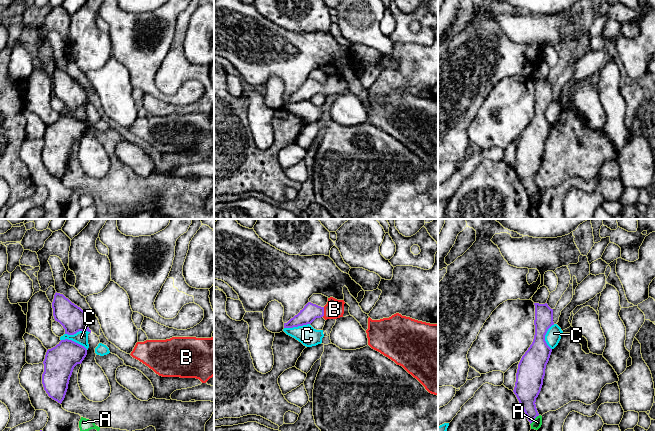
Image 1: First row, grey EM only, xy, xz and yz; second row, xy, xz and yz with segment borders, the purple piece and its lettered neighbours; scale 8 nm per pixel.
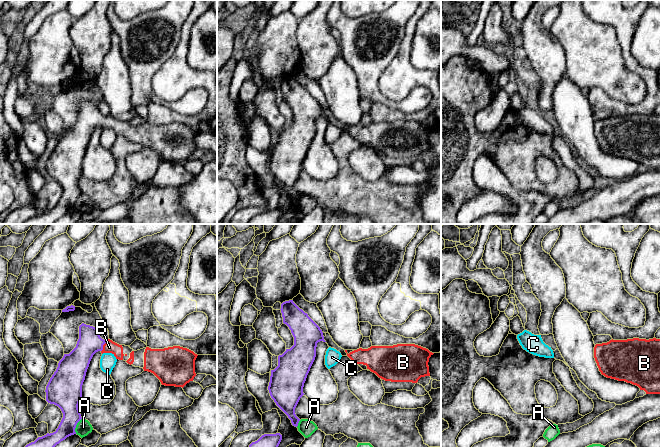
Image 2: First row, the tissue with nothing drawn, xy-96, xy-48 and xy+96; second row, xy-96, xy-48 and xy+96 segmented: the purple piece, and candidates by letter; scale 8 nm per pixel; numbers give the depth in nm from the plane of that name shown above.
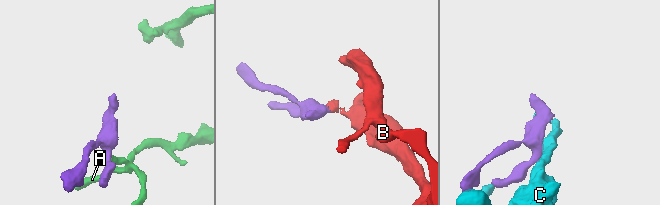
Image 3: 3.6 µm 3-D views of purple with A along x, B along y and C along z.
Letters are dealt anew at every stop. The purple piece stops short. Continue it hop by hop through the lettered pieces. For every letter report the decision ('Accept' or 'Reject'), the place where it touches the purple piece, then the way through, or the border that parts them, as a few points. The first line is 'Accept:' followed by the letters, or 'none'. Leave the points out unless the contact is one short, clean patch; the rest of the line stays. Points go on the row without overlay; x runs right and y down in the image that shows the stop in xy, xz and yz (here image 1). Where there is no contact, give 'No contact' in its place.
Accept: B
A: Reject. Touches purple at yz (534, 194). Boundary: yz (539, 191), (530, 200)
B: Accept. Touches purple at xz (323, 88). Path across: xz (310, 88), (323, 88), (334, 85)
C: Reject. Touches purple at xy (73, 117)

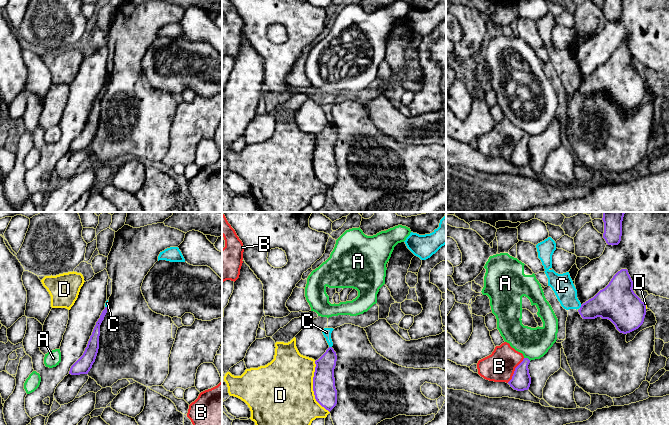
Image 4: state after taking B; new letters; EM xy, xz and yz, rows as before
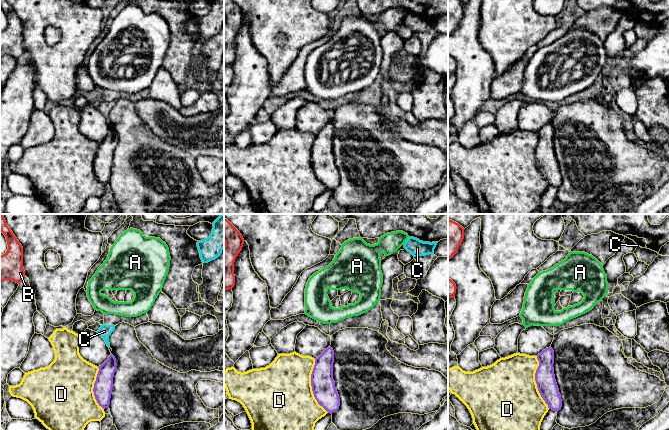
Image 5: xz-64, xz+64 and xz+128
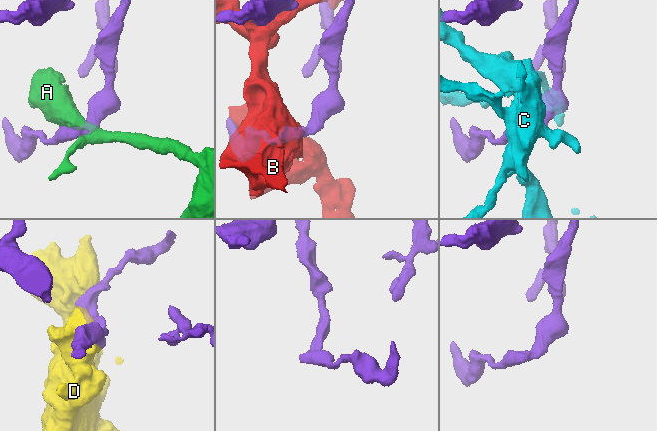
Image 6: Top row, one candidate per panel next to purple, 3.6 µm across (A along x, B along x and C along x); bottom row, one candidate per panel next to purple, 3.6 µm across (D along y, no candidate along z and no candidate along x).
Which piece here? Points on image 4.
Accept: C
A: Reject. Touches purple at yz (527, 134)
B: Reject. Touches purple at yz (515, 146)
C: Accept. Touches purple at xz (330, 123). Path across: xz (323, 153), (330, 123), (326, 108)
D: Reject. Touches purple at xz (313, 163)

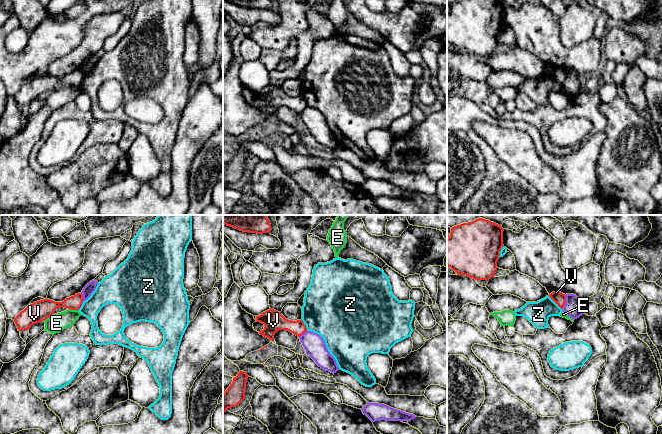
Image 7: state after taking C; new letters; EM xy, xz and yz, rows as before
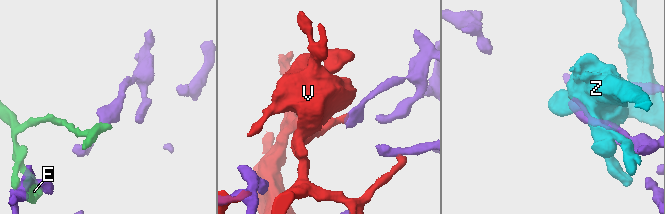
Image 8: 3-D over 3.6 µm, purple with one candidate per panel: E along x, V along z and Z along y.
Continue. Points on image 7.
Accept: none
E: Reject. Touches purple at yz (569, 92). Boundary: yz (563, 86), (574, 95)
V: Reject. Touches purple at xy (83, 76)
Z: Reject. Touches purple at xz (325, 122)

